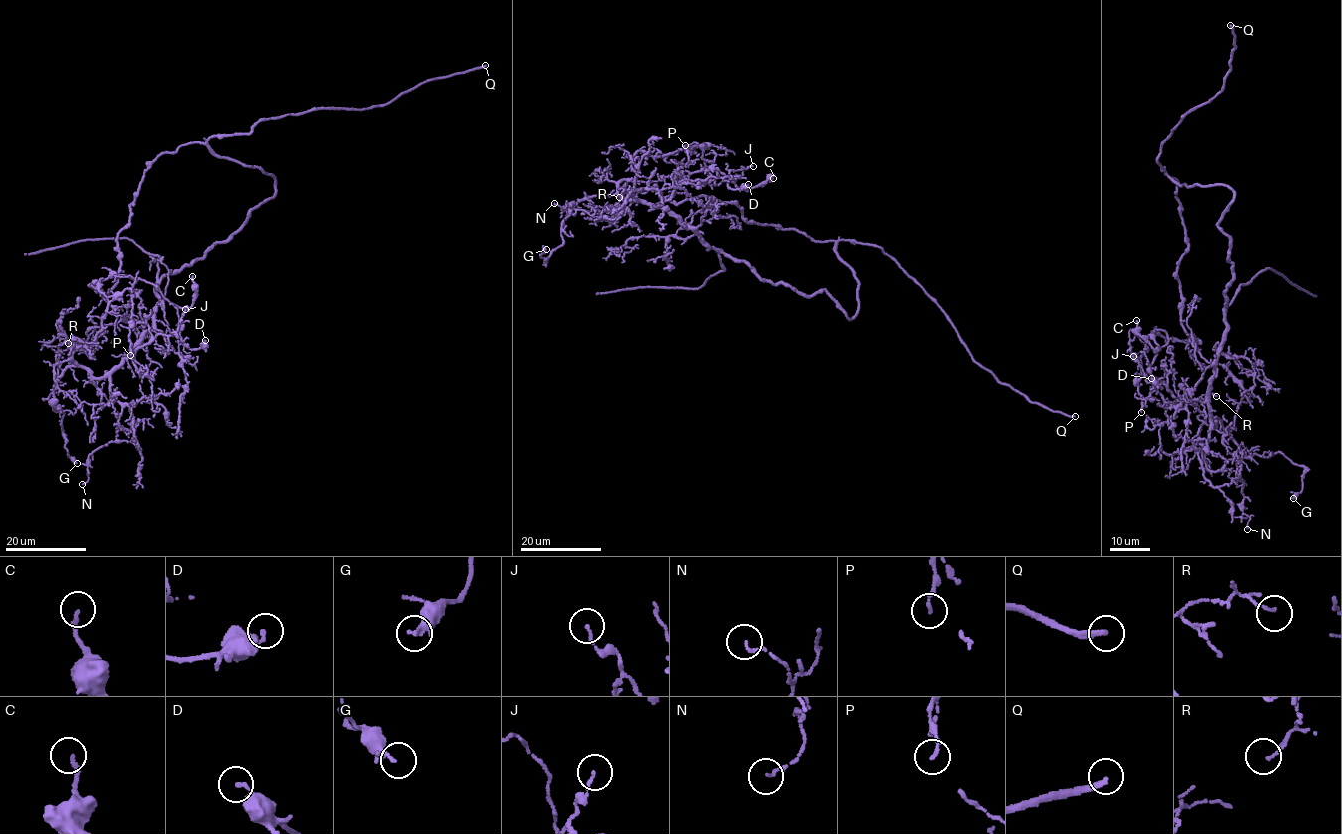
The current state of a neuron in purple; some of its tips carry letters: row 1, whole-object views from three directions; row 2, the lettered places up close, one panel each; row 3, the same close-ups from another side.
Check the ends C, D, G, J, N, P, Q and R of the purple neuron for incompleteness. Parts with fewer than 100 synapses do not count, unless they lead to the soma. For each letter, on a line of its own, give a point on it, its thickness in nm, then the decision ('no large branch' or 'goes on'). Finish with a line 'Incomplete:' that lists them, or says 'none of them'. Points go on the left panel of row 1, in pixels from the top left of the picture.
C: place (192, 276); calibre 190 nm; no large branch
D: place (205, 340); calibre 200 nm; no large branch
G: place (77, 463); calibre 170 nm; no large branch
J: place (185, 309); calibre 120 nm; no large branch
N: place (82, 484); calibre 100 nm; no large branch
P: place (130, 355); calibre 150 nm; no large branch
Q: place (485, 65); calibre 220 nm; goes on
R: place (68, 343); calibre 90 nm; no large branch
Incomplete: Q

